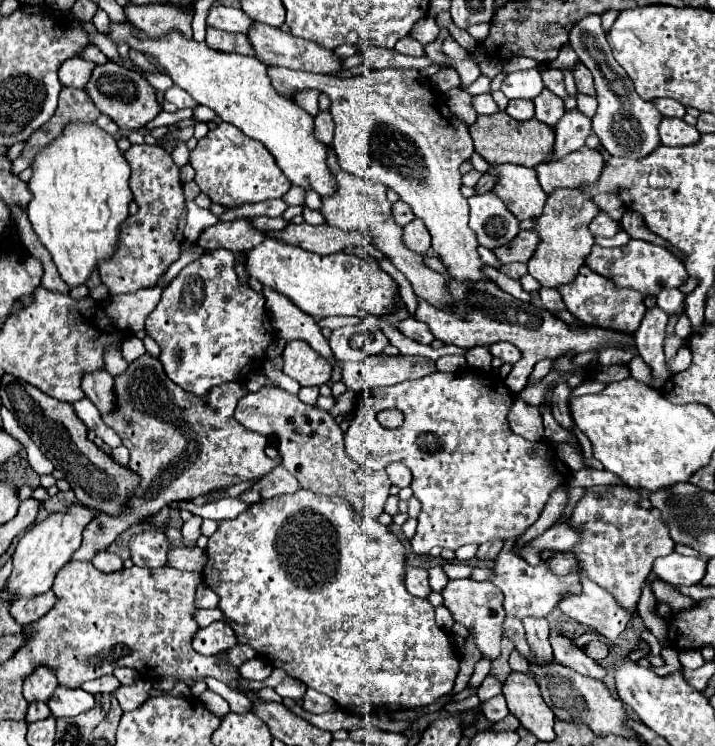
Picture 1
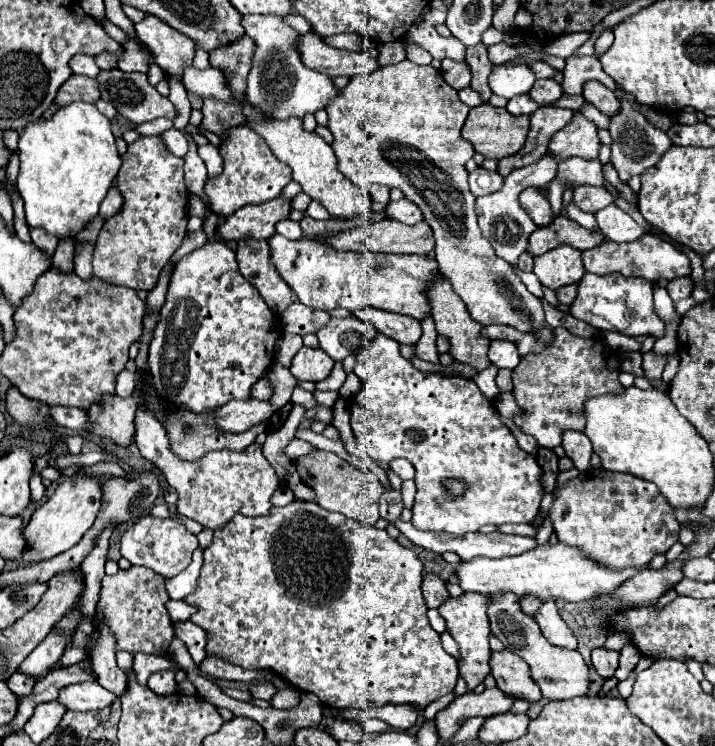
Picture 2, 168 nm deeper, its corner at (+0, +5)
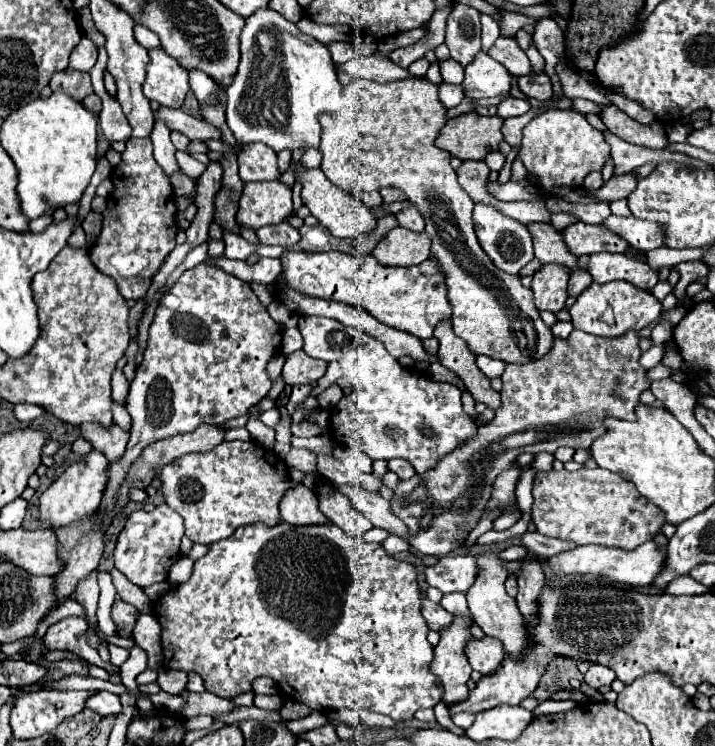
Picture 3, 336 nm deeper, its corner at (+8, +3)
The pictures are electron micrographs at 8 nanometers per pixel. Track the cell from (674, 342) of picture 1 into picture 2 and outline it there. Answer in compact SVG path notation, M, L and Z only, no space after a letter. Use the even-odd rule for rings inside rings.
M586 272L578 282L578 296L570 304L570 314L598 330L614 330L626 336L664 336L664 322L654 312L652 284L642 278L624 278L618 274L590 274Z

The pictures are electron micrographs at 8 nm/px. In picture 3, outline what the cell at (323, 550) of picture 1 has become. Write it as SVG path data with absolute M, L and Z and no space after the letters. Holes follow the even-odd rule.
M286 522L268 528L262 524L242 526L234 532L234 536L216 542L210 546L210 552L196 560L194 572L188 582L172 586L166 594L154 600L152 614L158 618L162 626L162 668L166 670L182 670L196 672L204 680L204 688L210 694L232 700L244 692L252 692L252 682L260 676L270 676L276 680L286 698L302 702L318 712L334 710L334 708L352 708L352 710L370 710L388 714L394 720L410 720L418 708L434 708L442 698L442 688L438 686L434 674L430 672L430 662L434 658L434 648L426 640L428 626L420 614L420 590L416 582L416 568L408 562L398 562L386 556L380 544L366 544L348 534L344 534L338 526L290 526Z

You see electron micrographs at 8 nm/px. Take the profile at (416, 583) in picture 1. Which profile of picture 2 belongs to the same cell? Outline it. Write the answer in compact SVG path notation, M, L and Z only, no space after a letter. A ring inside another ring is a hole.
M424 572L424 576L422 576L422 594L424 594L428 608L438 608L448 598L444 580L432 572Z

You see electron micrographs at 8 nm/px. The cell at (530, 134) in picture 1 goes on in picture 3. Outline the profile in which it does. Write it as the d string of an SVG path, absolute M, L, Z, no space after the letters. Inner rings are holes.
M468 112L448 120L436 138L436 146L460 160L484 160L488 152L498 150L500 128L502 118Z

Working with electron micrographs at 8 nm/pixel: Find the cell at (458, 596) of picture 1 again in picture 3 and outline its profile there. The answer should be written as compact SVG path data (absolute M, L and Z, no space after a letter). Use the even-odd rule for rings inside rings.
M454 616L450 630L442 630L440 644L434 650L434 660L430 664L432 674L438 678L440 688L444 690L442 702L446 706L458 704L468 696L468 680L472 668L464 654L464 646L470 640L468 626L472 624L470 618Z

